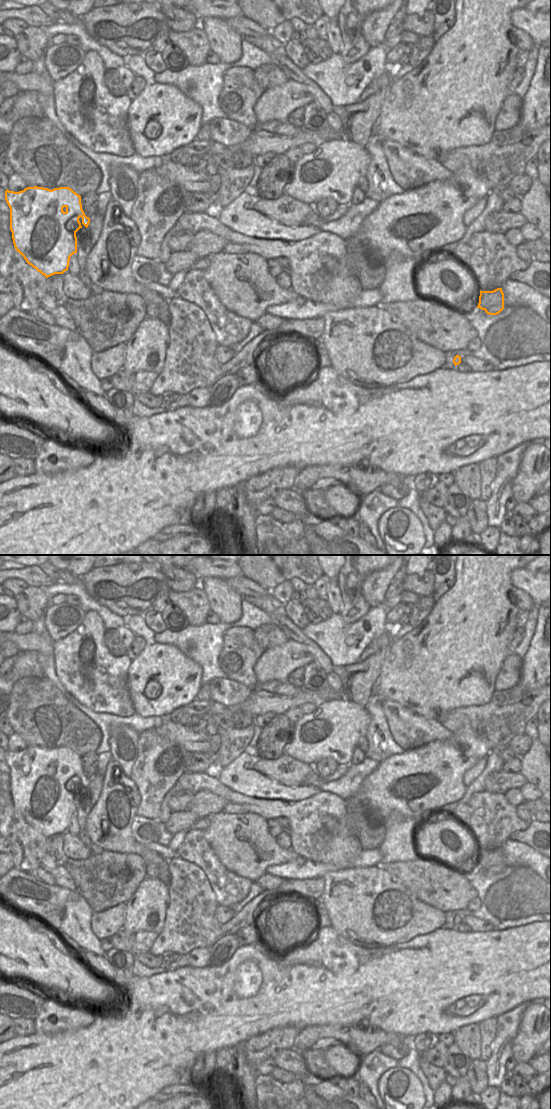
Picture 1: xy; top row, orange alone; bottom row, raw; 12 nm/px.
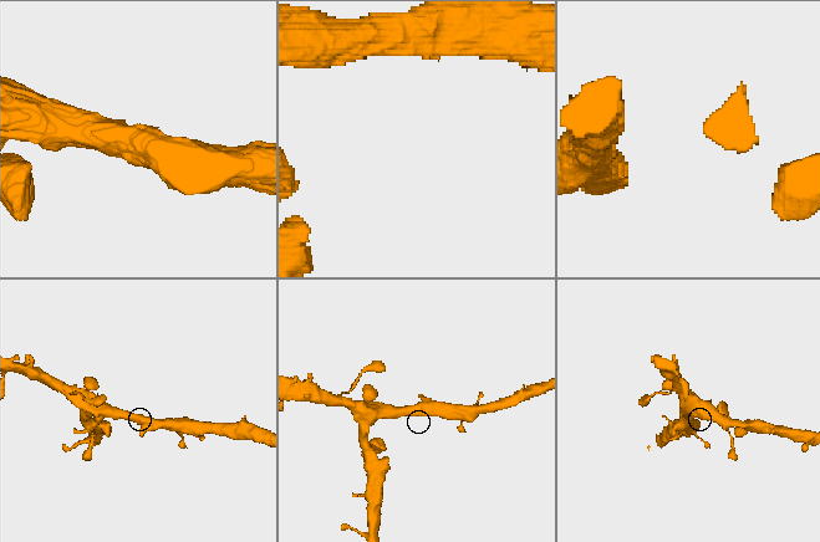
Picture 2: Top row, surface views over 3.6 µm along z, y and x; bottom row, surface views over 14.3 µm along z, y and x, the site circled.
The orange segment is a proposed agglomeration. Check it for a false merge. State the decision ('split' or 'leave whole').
leave whole

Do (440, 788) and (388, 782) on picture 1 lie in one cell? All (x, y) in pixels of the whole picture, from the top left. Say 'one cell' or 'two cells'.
one cell

